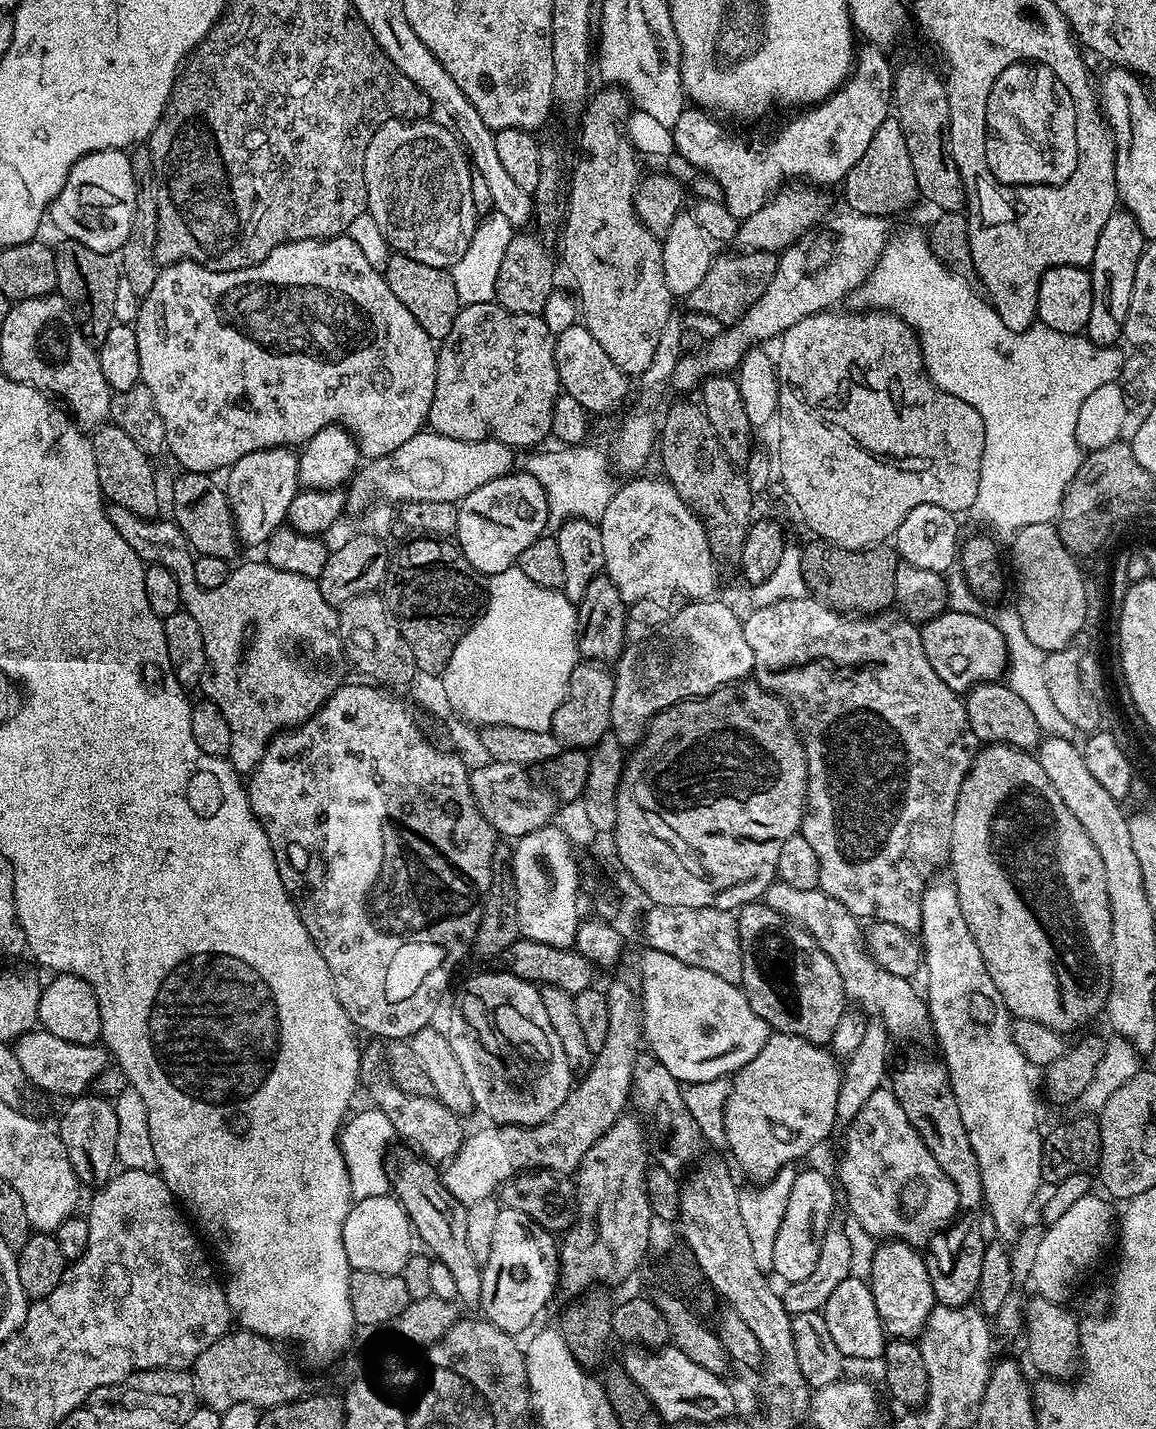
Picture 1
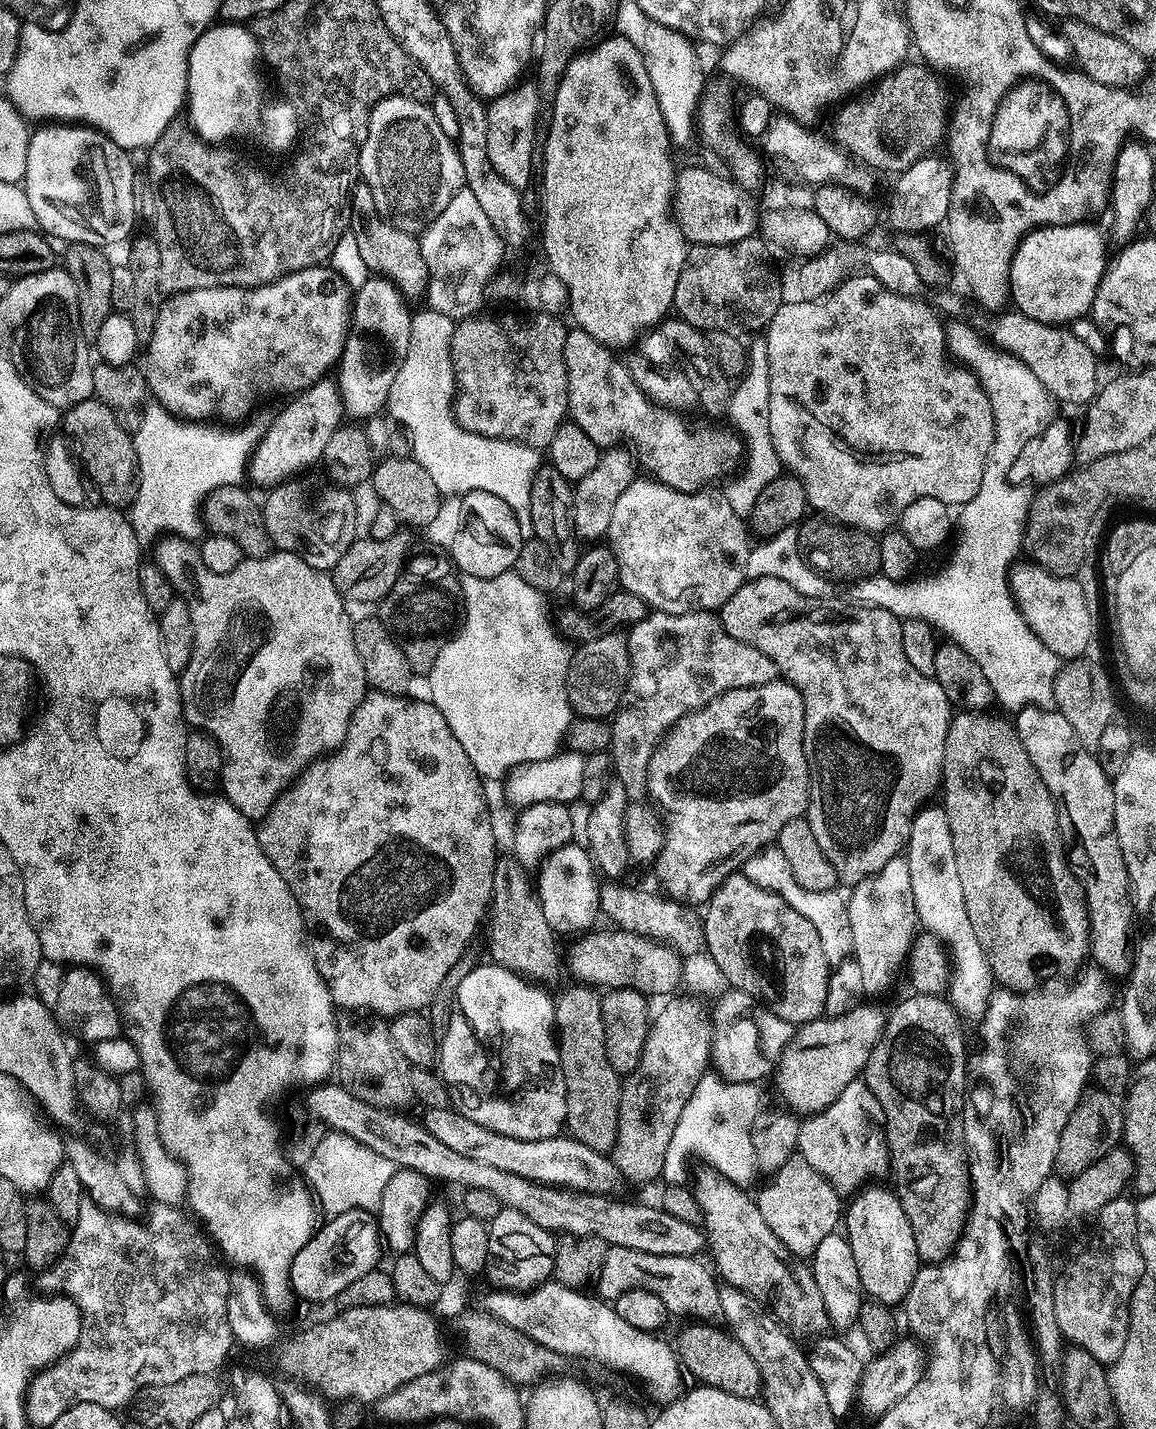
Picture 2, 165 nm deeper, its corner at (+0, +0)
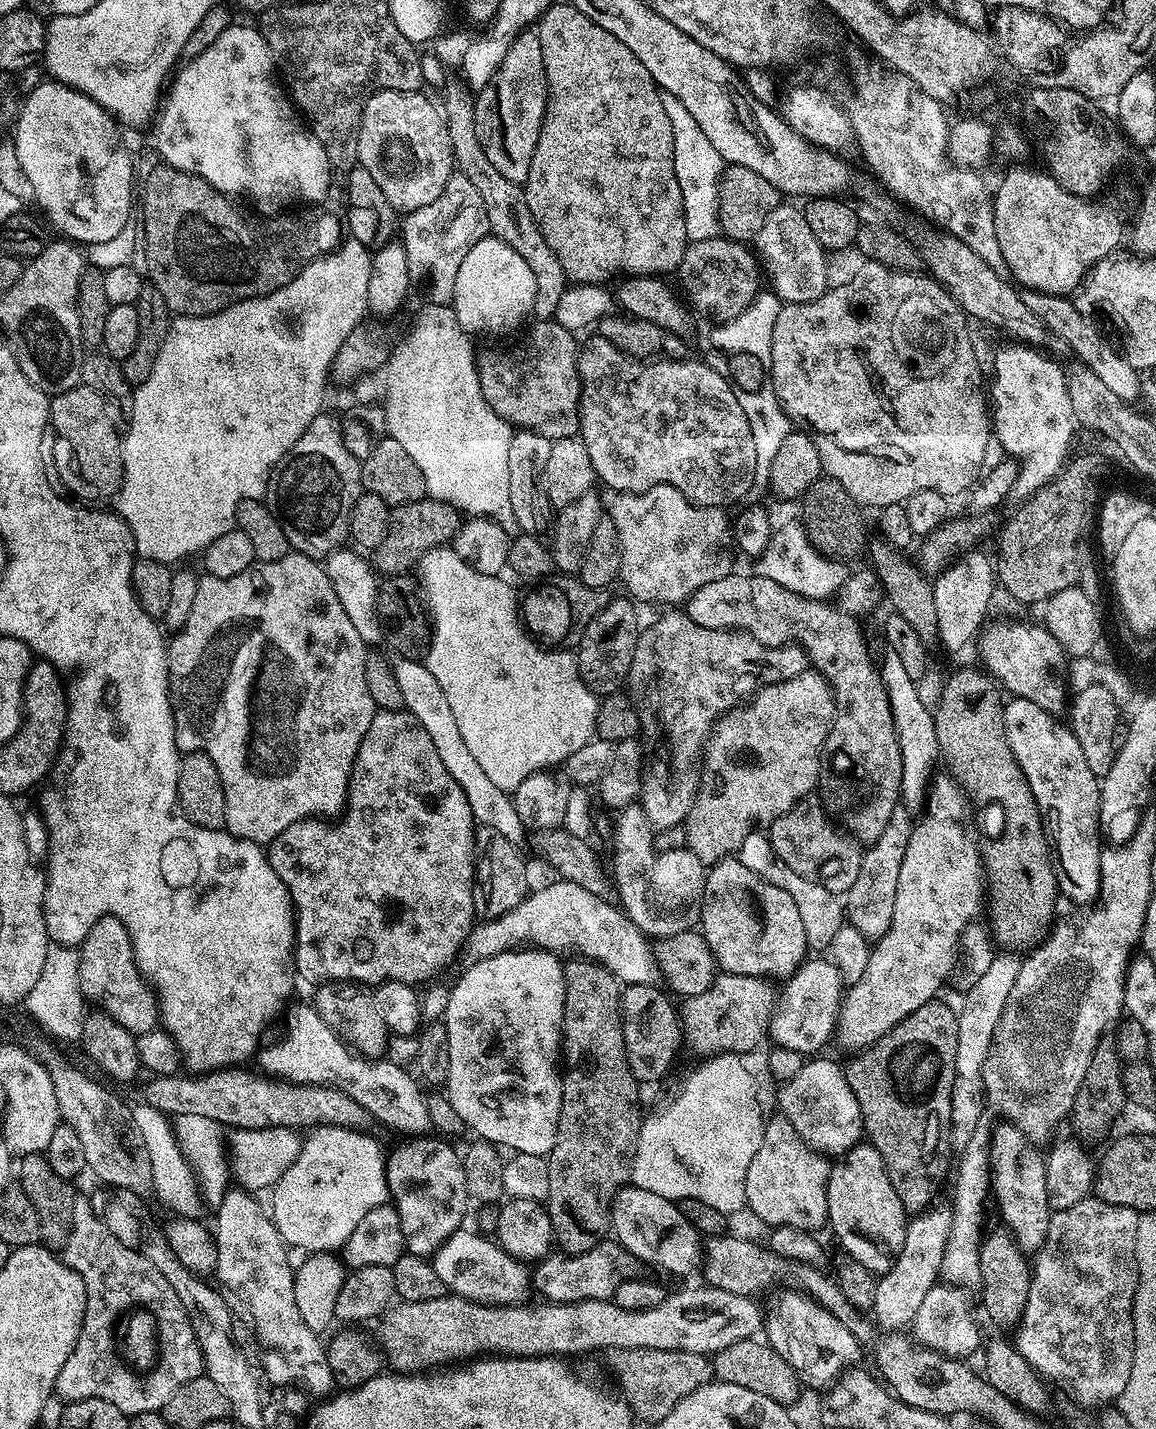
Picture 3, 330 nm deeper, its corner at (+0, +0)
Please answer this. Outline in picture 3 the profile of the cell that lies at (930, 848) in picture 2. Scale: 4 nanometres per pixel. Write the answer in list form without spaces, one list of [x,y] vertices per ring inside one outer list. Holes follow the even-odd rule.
[[[884,650],[878,656],[878,671],[880,681],[886,690],[886,698],[890,702],[890,714],[894,718],[894,730],[898,738],[898,746],[902,754],[902,782],[900,783],[900,794],[903,807],[916,810],[923,805],[926,799],[926,789],[933,775],[932,767],[938,764],[938,734],[936,733],[936,718],[931,707],[924,705],[920,697],[917,681],[906,674],[898,654],[891,650]]]

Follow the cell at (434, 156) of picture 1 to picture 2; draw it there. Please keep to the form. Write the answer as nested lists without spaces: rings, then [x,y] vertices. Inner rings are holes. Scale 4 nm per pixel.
[[[387,96],[385,100],[374,106],[374,110],[370,114],[366,142],[360,148],[360,180],[367,182],[370,186],[370,194],[374,194],[374,206],[381,218],[388,220],[398,230],[420,234],[429,224],[434,223],[435,219],[449,205],[450,200],[464,187],[464,171],[462,170],[462,158],[454,141],[442,134],[442,129],[438,126],[438,121],[432,113],[431,107],[425,101],[411,100],[408,96]]]

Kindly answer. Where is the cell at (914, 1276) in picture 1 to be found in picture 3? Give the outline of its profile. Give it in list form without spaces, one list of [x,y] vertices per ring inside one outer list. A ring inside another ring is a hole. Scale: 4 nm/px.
[[[867,1142],[855,1144],[843,1153],[841,1160],[844,1160],[841,1164],[833,1163],[828,1173],[828,1224],[851,1259],[862,1262],[862,1266],[866,1266],[866,1270],[873,1274],[883,1274],[891,1270],[894,1259],[902,1250],[910,1219],[909,1213],[886,1174],[882,1154],[878,1154],[874,1145]]]

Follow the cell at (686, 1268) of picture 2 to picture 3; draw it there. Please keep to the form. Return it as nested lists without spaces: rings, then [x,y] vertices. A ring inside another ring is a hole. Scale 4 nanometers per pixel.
[[[606,1238],[598,1246],[586,1250],[577,1256],[567,1254],[549,1254],[535,1265],[536,1273],[530,1276],[530,1284],[533,1289],[541,1292],[545,1301],[553,1304],[573,1304],[579,1300],[611,1300],[616,1295],[618,1286],[624,1280],[635,1280],[641,1275],[642,1265],[636,1260],[634,1254],[630,1254],[615,1239]]]

